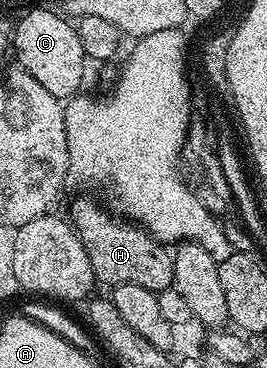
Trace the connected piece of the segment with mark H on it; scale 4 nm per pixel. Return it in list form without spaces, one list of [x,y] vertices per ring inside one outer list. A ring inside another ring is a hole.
[[[81,194],[85,196],[81,196],[77,201],[74,202],[73,205],[70,206],[69,212],[67,211],[68,219],[71,221],[74,228],[77,230],[77,237],[81,239],[83,242],[83,250],[87,250],[87,258],[91,258],[91,270],[93,271],[93,279],[96,281],[98,285],[101,284],[109,284],[108,287],[110,289],[118,288],[119,286],[123,286],[124,284],[130,284],[131,286],[143,286],[143,290],[151,290],[152,292],[162,292],[163,290],[167,290],[168,288],[173,287],[173,252],[170,251],[168,247],[162,241],[155,239],[155,237],[149,235],[148,232],[145,231],[144,228],[141,227],[140,224],[136,222],[130,222],[128,219],[122,218],[120,215],[114,214],[112,211],[100,208],[99,205],[96,204],[95,201],[92,200],[92,195],[89,194]]]

